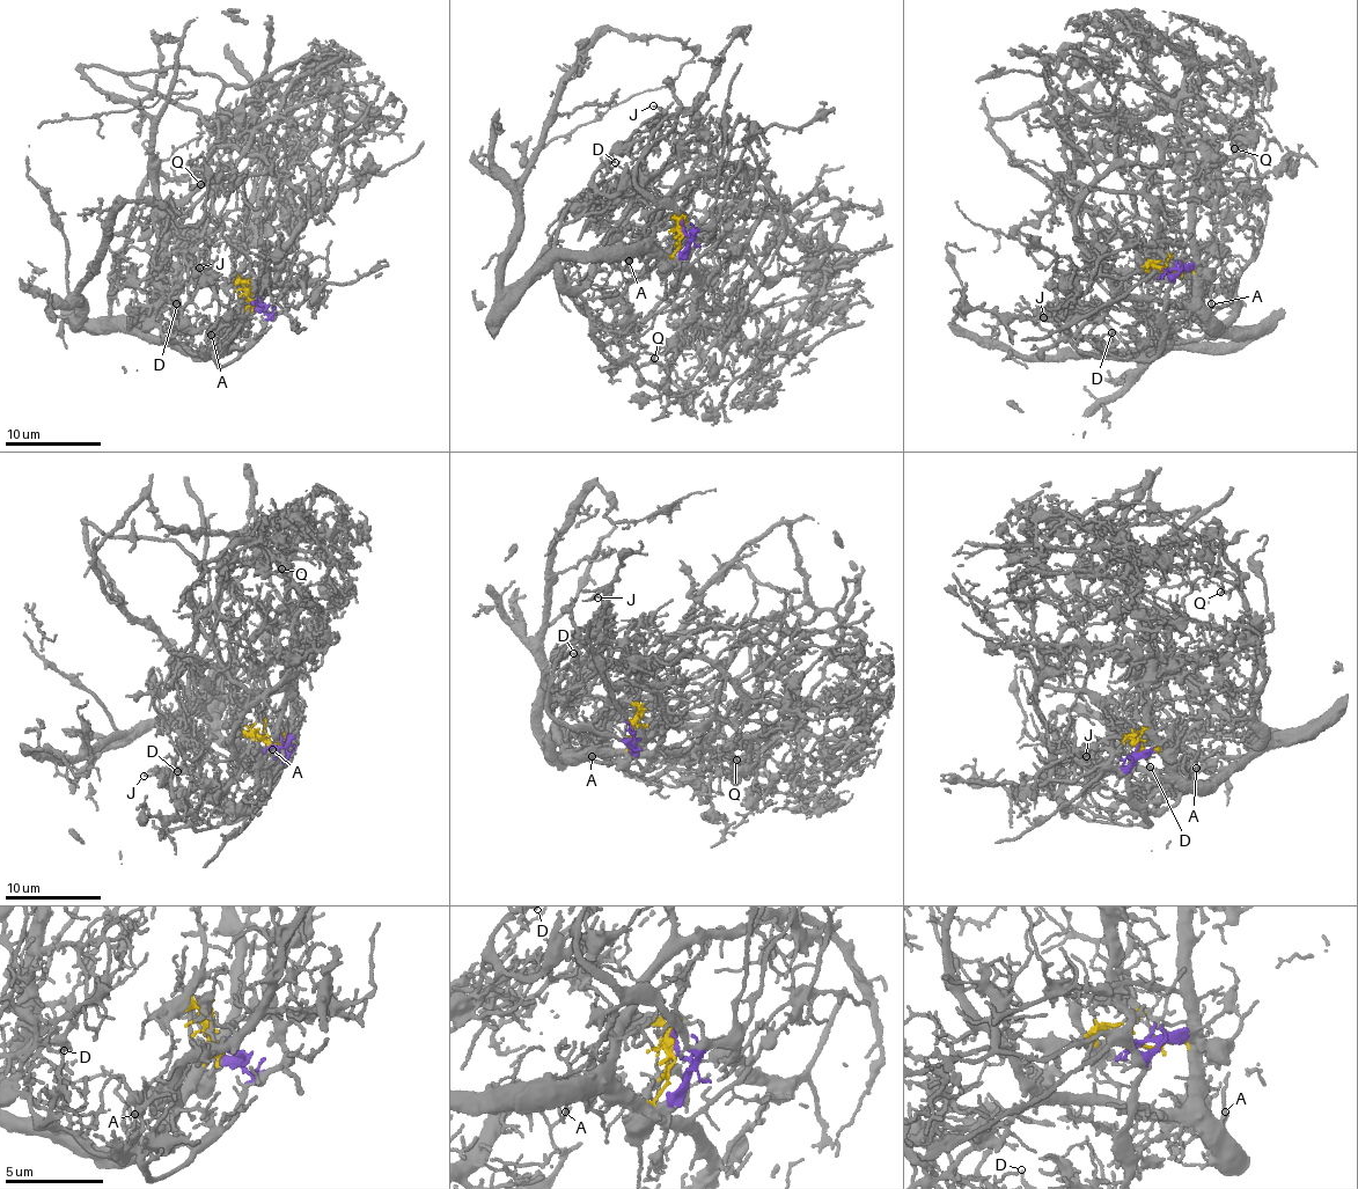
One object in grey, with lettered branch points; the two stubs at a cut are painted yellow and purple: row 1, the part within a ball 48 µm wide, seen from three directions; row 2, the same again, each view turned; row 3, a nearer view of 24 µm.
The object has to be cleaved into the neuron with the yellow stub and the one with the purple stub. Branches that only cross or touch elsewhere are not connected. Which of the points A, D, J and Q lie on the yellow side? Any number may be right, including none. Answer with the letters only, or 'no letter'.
A, Q

